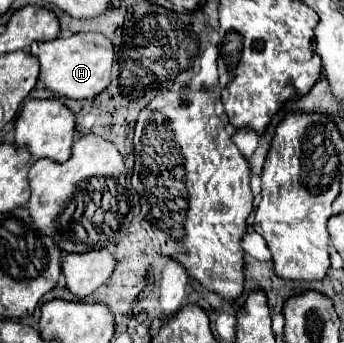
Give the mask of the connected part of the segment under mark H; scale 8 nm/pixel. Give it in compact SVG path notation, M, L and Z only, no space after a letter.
M75 33L67 39L33 43L31 55L39 59L39 81L47 91L65 99L91 99L109 85L113 43L101 33Z

